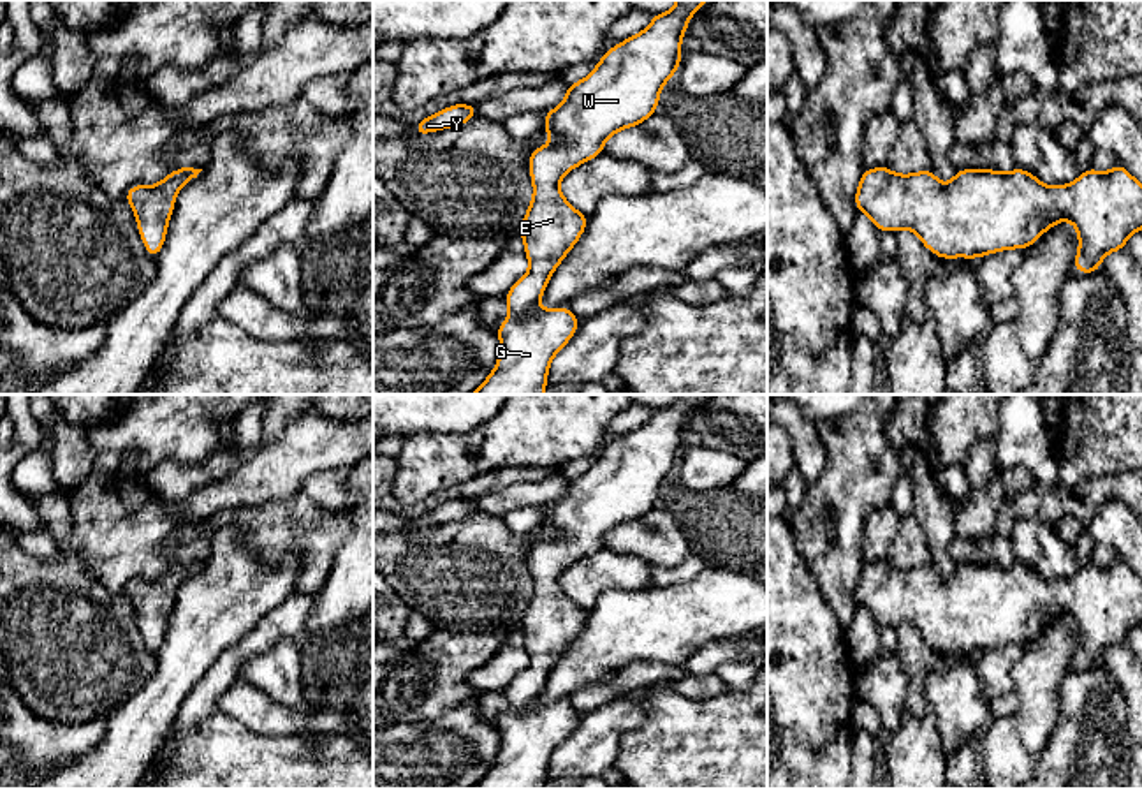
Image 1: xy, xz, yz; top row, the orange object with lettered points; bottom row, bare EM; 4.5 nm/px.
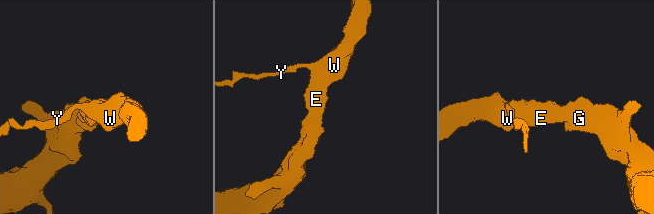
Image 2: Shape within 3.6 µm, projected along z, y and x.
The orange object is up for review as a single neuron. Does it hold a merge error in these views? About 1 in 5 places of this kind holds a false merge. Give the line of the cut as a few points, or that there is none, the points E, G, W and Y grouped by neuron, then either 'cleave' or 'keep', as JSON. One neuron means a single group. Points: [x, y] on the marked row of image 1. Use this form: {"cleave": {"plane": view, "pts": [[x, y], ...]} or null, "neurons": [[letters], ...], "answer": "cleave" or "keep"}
{"cleave": null, "neurons": [["E", "G", "W", "Y"]], "answer": "keep"}

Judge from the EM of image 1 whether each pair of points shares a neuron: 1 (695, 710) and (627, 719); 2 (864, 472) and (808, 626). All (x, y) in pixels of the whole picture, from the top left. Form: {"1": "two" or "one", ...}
{"1": "two", "2": "two"}

